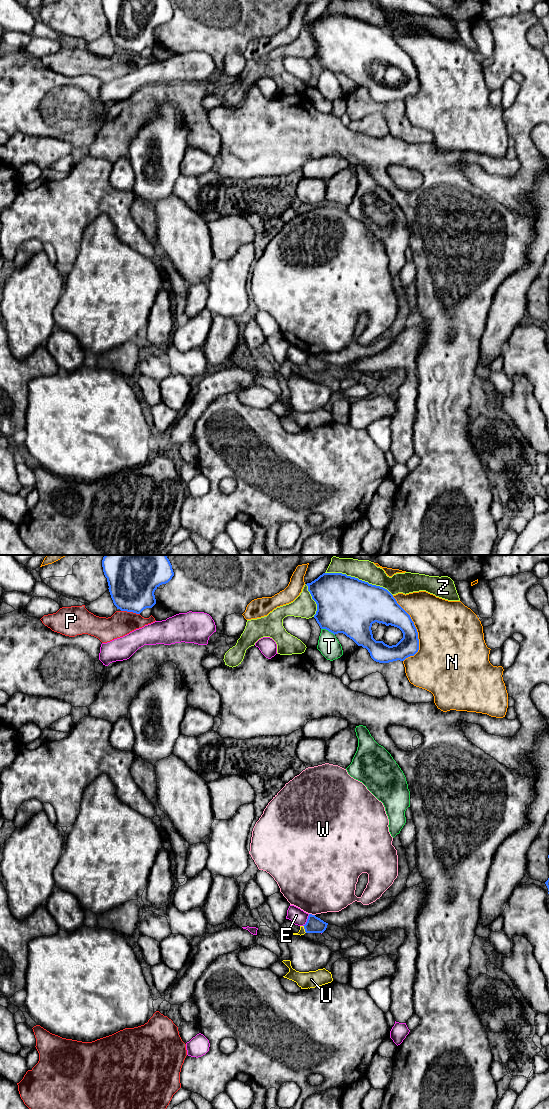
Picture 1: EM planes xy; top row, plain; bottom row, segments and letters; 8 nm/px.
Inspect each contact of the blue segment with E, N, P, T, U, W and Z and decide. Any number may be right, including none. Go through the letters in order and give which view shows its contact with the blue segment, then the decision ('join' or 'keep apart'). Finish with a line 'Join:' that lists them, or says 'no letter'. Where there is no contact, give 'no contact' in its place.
E: contact in xy; keep apart
N: contact in xy; keep apart
P: contact in xy; keep apart
T: contact in xy; keep apart
U: contact in xy; join
W: contact in xy; keep apart
Z: contact in xy; keep apart
Join: U

